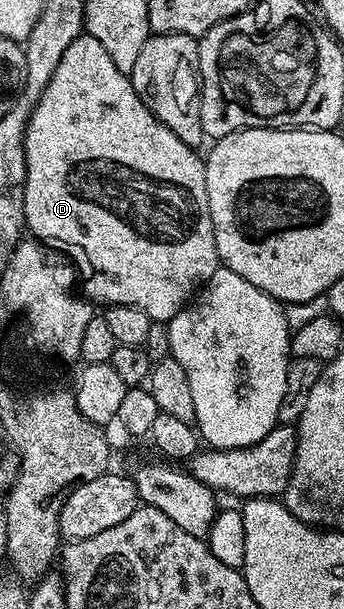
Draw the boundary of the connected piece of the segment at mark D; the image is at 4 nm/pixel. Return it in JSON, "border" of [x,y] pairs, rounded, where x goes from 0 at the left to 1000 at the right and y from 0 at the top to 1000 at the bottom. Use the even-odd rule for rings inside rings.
{"border":[[[235,53],[215,66],[215,72],[203,72],[203,79],[180,85],[169,112],[157,112],[157,125],[145,125],[145,135],[134,138],[122,158],[93,179],[93,189],[81,194],[70,241],[76,243],[70,369],[78,383],[128,401],[166,397],[174,404],[212,404],[244,422],[244,430],[256,435],[256,445],[244,450],[247,491],[270,498],[302,496],[299,499],[314,502],[413,506],[445,529],[483,532],[520,509],[547,501],[561,484],[605,465],[610,453],[622,453],[622,447],[645,435],[622,394],[622,368],[610,361],[593,259],[570,255],[573,248],[561,241],[517,230],[517,223],[506,223],[506,217],[494,217],[483,204],[462,200],[430,182],[424,171],[413,171],[401,151],[390,151],[381,126],[358,122],[331,107],[331,99],[320,99],[308,79],[297,79],[297,72],[273,66],[273,59]]]}

